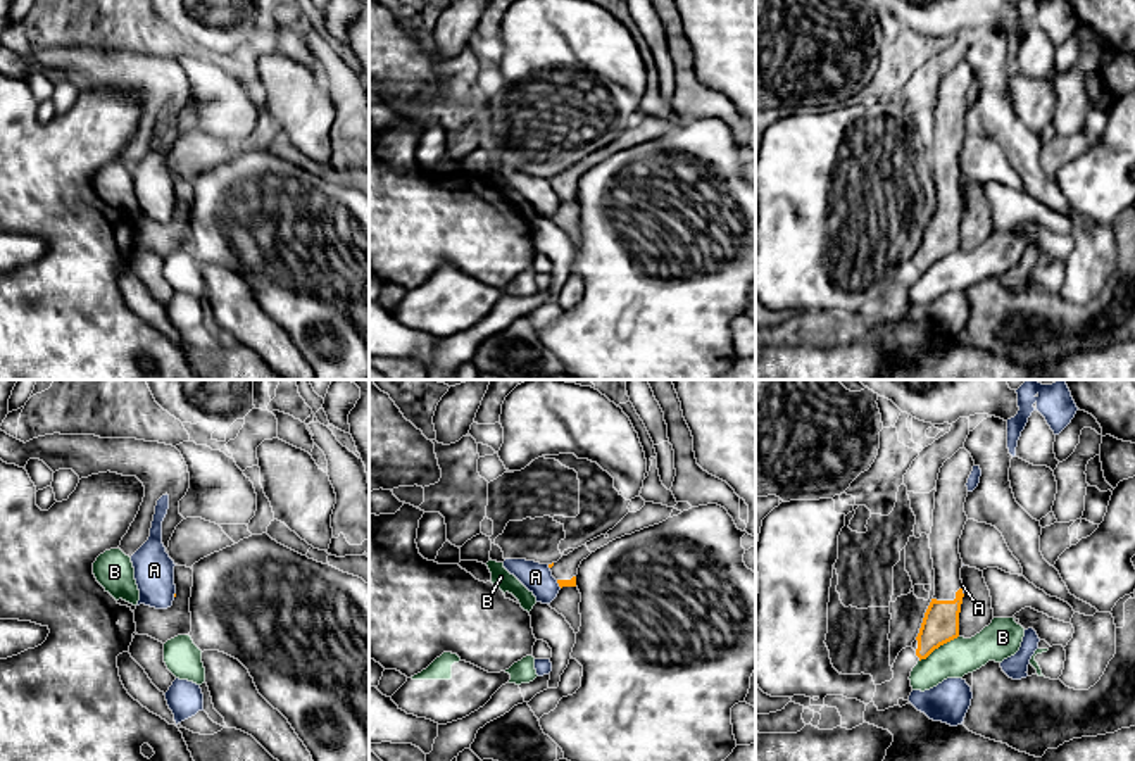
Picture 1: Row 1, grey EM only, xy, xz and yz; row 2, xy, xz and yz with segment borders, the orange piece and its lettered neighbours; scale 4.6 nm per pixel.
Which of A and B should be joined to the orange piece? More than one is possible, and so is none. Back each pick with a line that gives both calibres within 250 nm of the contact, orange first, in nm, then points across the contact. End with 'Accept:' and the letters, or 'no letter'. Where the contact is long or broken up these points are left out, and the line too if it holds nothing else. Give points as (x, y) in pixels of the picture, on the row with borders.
Accept: no letter

